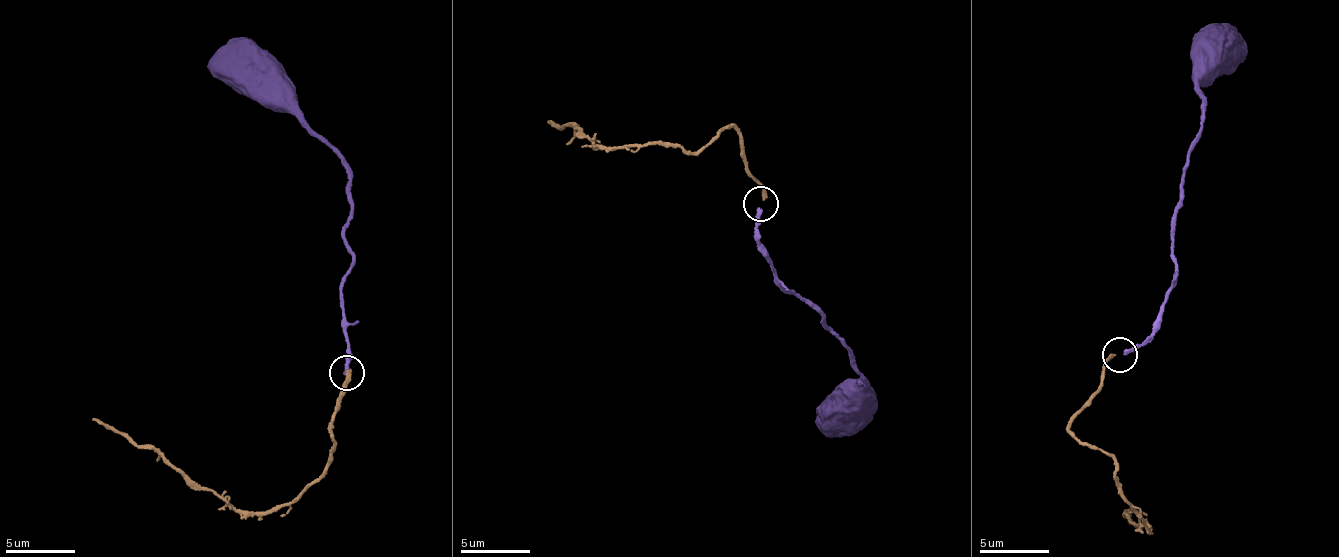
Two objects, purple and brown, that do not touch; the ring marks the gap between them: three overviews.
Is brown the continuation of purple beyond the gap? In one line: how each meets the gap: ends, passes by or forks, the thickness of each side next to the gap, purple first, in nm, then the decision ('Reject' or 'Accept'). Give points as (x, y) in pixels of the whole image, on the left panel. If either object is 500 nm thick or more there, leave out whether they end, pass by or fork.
At the ring purple ends. At the ring brown ends. Thickness 240 nm (purple) against 220 nm. Accept

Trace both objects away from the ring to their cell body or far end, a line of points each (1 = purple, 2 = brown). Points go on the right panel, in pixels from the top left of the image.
1: (1122, 353), (1150, 337), (1176, 270), (1176, 202), (1188, 146), (1203, 126), (1203, 104), (1195, 88), (1207, 55)
2: (1117, 356), (1107, 361), (1101, 384), (1068, 430), (1112, 460), (1128, 499), (1148, 529), (1124, 513)

